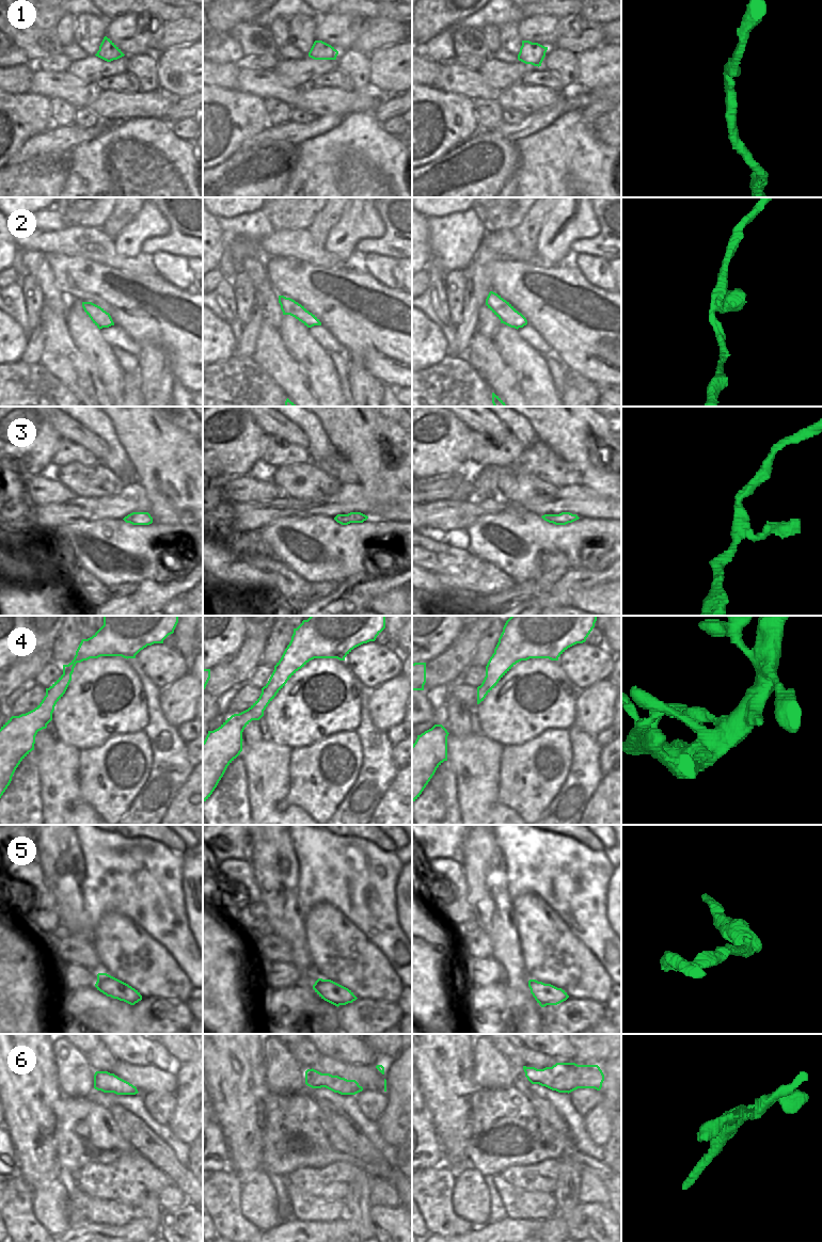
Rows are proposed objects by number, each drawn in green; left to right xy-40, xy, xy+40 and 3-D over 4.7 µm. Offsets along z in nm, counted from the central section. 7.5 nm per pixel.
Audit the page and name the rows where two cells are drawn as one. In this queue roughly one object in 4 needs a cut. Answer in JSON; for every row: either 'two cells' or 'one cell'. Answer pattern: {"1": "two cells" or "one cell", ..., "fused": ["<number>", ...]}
{"1": "one cell", "2": "one cell", "3": "one cell", "4": "one cell", "5": "one cell", "6": "one cell", "fused": []}

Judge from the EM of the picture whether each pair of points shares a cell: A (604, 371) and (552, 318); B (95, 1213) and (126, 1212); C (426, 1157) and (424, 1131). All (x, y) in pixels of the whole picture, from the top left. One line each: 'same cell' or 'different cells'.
A: same cell
B: same cell
C: same cell

